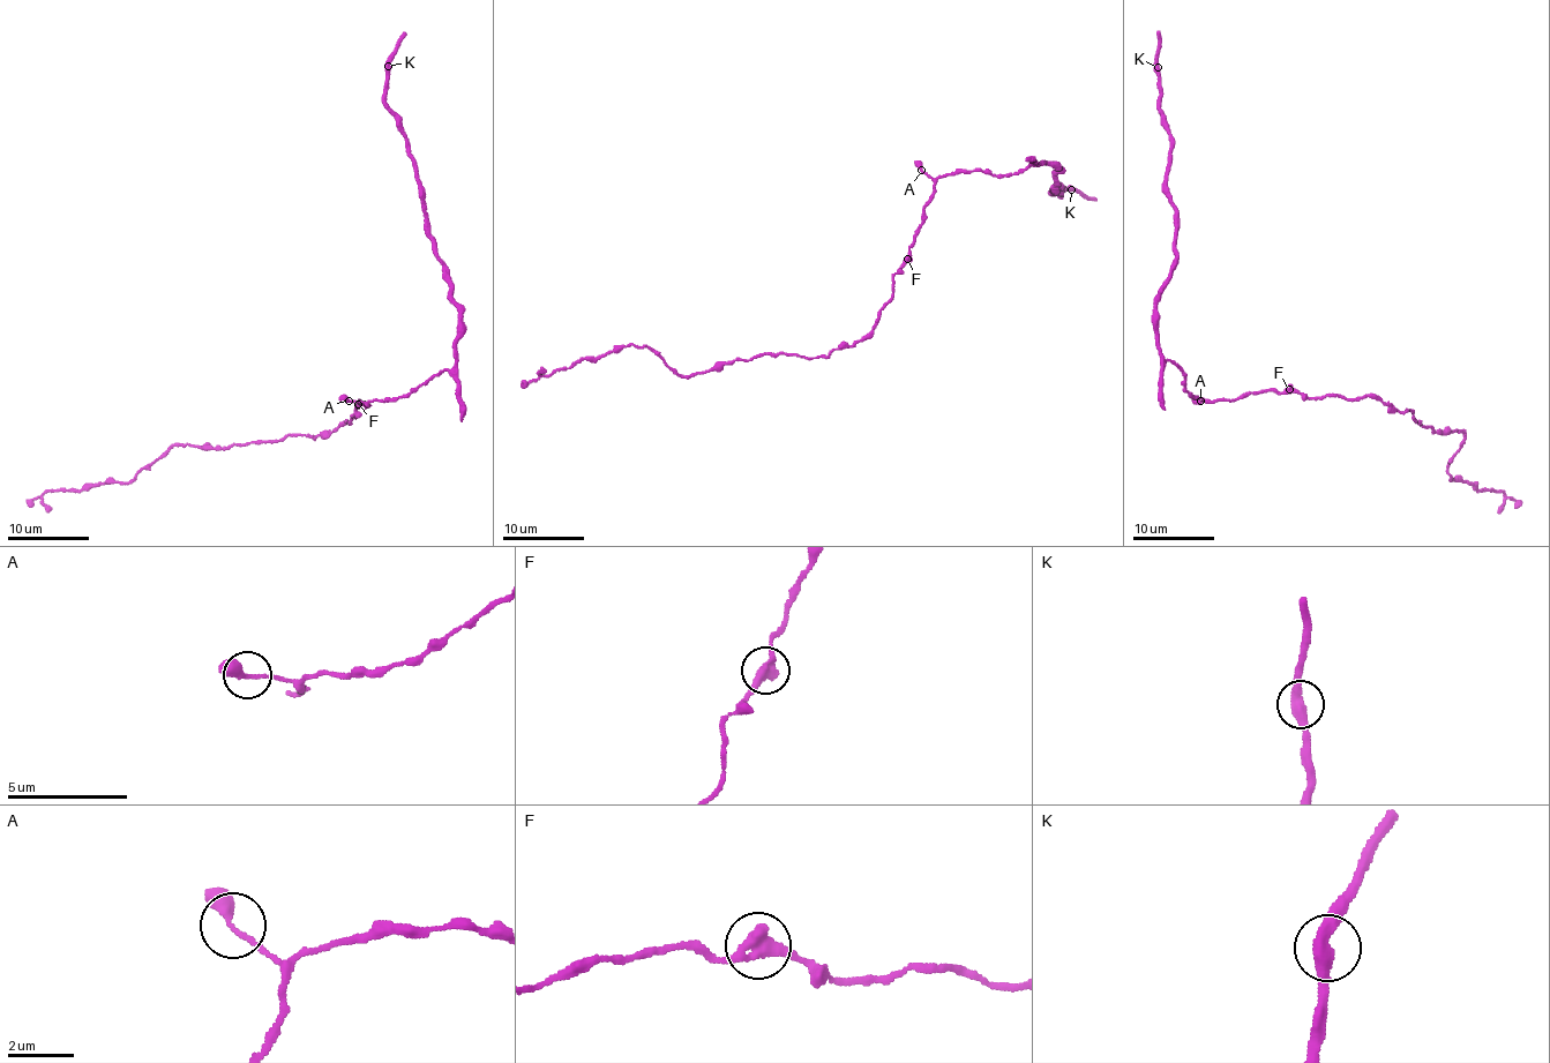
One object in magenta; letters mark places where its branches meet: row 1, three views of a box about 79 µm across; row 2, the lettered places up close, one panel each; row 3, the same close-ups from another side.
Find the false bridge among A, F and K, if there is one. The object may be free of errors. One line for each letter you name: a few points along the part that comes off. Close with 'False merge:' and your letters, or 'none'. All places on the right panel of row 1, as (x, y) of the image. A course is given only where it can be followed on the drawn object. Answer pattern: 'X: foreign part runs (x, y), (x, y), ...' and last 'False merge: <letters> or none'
False merge: none

